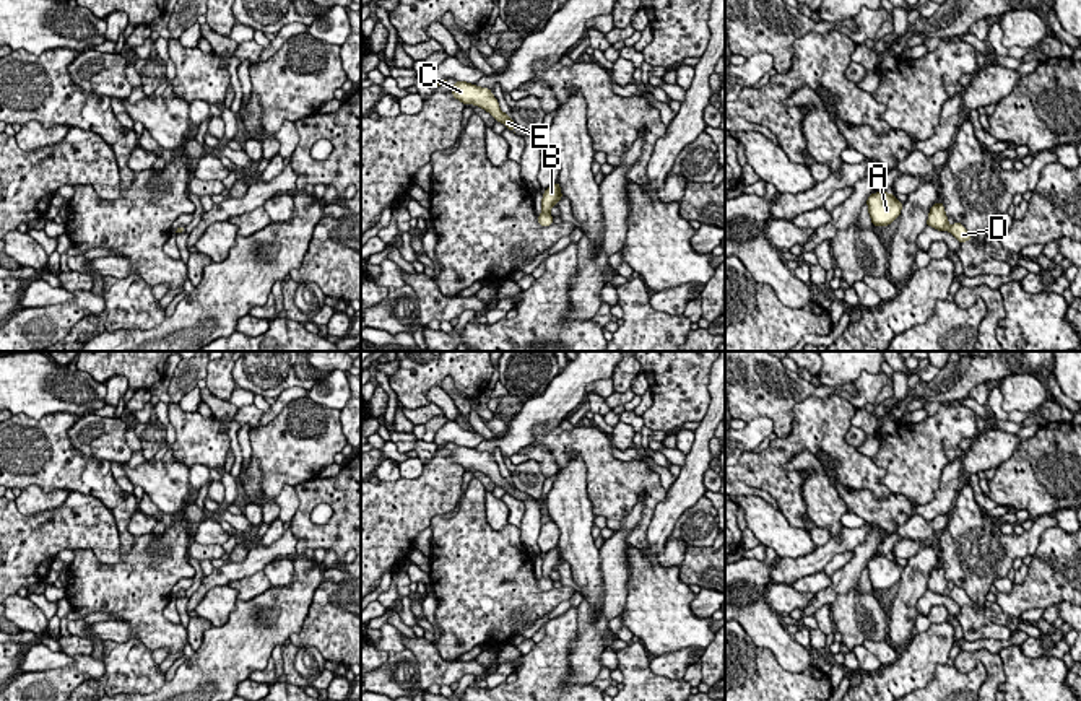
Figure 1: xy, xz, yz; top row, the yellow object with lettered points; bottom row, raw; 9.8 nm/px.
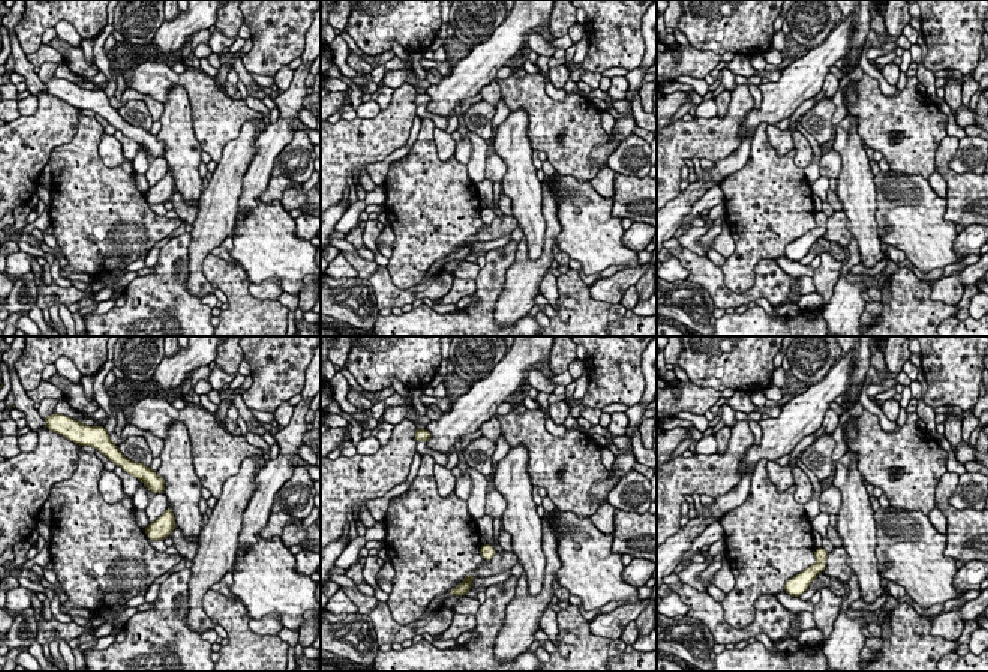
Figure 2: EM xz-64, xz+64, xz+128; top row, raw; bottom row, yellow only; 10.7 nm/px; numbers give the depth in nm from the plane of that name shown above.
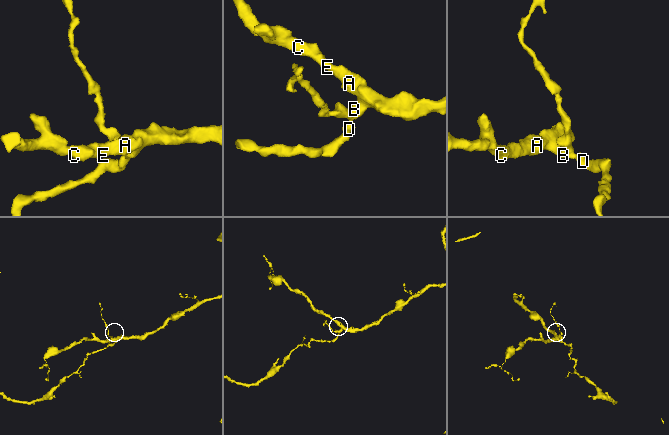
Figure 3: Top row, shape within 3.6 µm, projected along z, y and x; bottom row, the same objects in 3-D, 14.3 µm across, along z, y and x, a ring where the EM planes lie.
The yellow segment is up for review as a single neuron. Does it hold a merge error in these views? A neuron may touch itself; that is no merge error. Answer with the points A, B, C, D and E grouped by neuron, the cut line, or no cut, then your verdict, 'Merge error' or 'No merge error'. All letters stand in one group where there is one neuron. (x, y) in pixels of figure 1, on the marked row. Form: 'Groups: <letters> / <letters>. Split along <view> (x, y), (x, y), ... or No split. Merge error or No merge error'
Groups: A B C D E. No split. No merge error

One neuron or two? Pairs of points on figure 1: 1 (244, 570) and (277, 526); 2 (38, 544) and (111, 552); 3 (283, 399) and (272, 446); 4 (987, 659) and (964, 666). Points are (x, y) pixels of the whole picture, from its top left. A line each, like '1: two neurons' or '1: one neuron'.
1: two neurons
2: one neuron
3: two neurons
4: one neuron

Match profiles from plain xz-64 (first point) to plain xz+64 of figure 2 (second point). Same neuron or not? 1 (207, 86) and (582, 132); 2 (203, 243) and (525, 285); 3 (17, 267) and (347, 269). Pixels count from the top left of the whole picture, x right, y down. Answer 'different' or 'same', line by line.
1: same
2: same
3: same

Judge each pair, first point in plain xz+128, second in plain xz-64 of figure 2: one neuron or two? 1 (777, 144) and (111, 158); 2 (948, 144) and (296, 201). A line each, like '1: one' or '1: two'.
1: one
2: one

